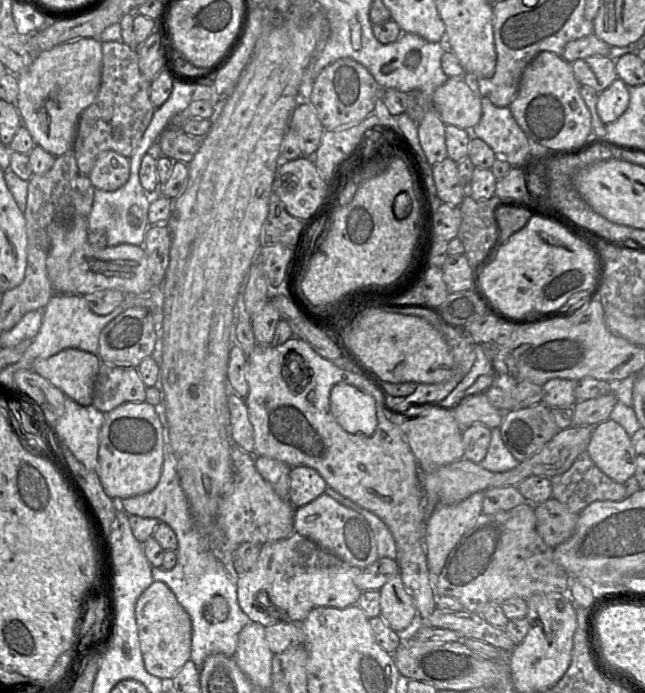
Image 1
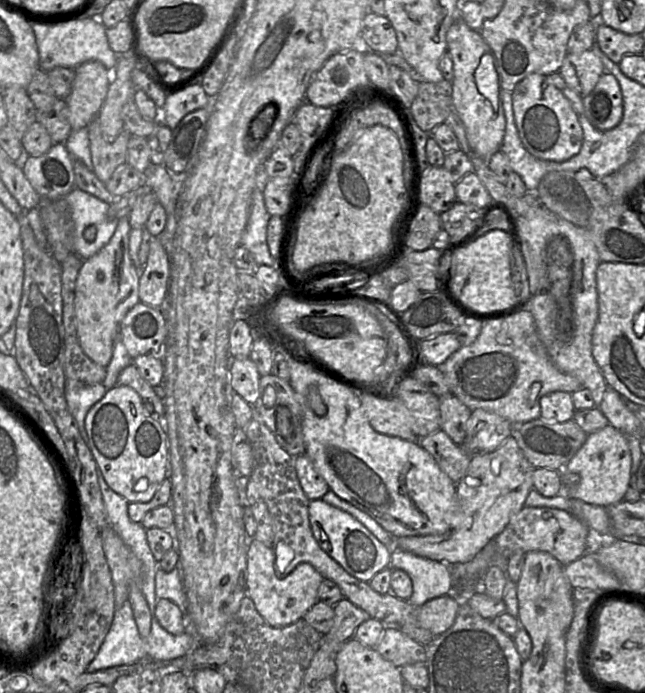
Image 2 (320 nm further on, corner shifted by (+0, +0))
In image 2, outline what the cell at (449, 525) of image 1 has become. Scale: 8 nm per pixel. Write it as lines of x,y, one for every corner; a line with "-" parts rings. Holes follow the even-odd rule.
394,546
391,568
404,570
411,578
413,592
407,600
418,608
427,601
452,592
451,566
445,562
422,557

